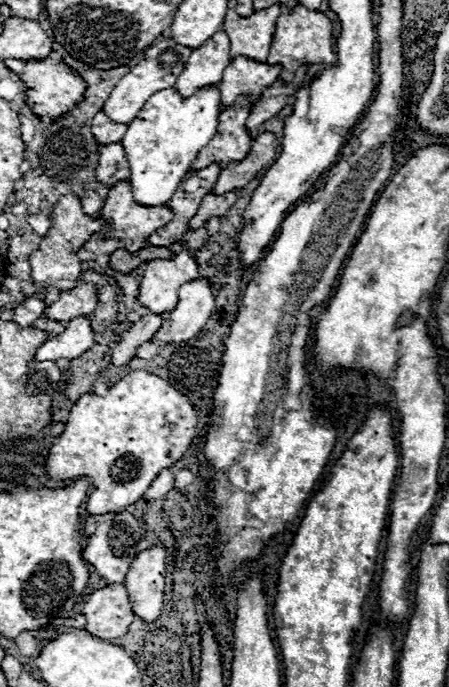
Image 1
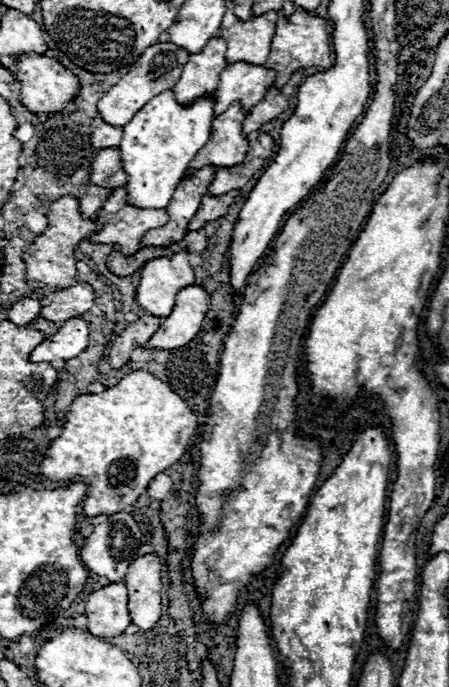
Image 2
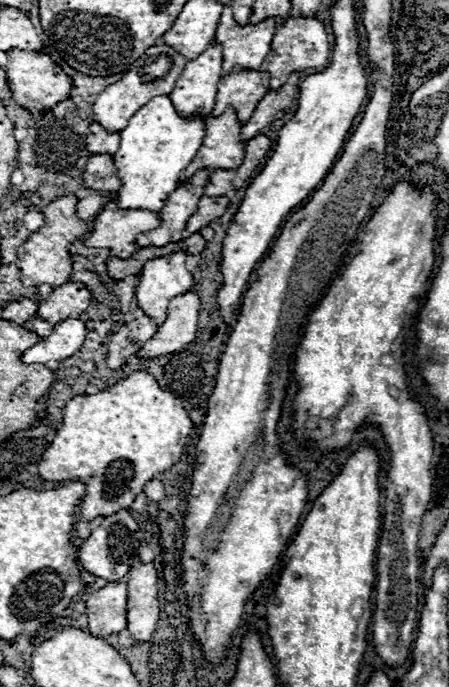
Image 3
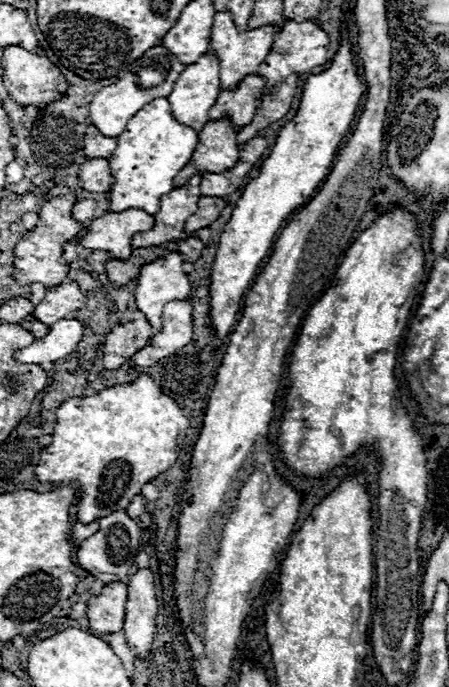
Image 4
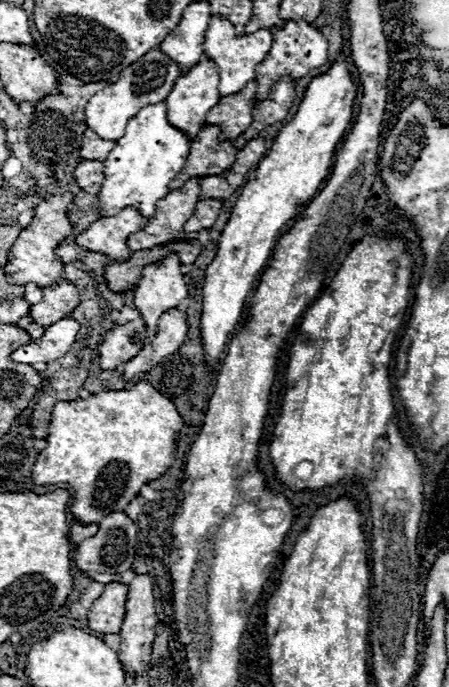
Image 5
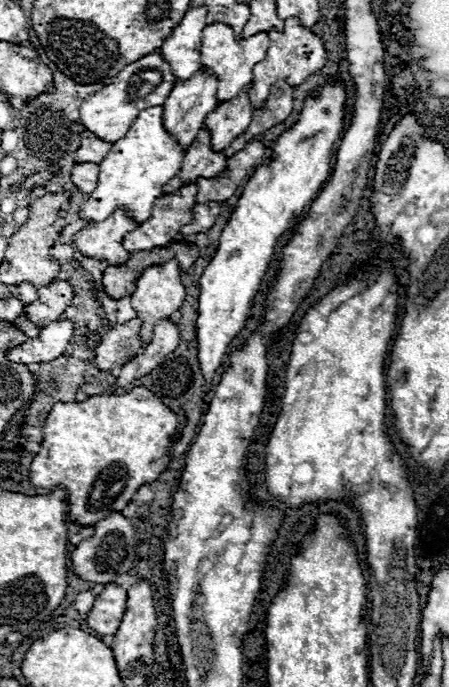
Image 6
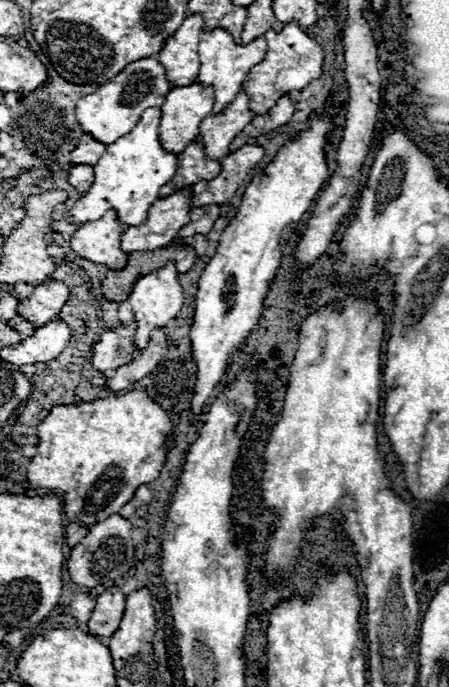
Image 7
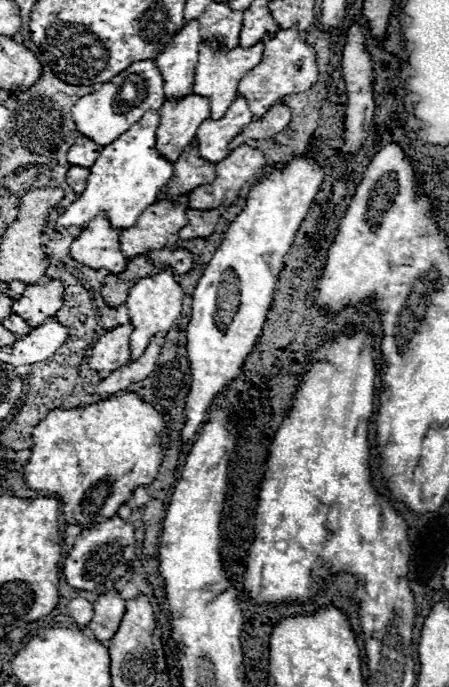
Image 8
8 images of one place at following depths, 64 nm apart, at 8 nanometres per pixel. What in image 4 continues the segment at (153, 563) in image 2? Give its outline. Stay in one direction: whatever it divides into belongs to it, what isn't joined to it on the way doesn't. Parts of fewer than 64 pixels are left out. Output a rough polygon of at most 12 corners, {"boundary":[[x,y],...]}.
{"boundary":[[148,568],[128,580],[124,632],[138,656],[152,648],[156,586]]}

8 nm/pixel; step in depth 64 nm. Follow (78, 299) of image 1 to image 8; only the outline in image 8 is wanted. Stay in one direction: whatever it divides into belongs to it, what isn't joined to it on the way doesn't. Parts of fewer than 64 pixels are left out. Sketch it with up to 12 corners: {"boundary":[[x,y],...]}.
{"boundary":[[62,282],[26,286],[12,312],[32,328],[62,308]]}

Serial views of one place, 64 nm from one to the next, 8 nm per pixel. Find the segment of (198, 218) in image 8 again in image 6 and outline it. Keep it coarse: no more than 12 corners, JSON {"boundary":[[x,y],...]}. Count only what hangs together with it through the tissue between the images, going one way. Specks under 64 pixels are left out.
{"boundary":[[218,202],[196,204],[182,234],[208,232],[220,214]]}

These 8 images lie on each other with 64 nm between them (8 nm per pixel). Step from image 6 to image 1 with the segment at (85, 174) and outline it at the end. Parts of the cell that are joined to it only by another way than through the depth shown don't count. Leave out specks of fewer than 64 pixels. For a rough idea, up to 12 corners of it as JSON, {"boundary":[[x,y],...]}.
{"boundary":[[122,142],[100,148],[96,176],[116,184],[130,176]]}

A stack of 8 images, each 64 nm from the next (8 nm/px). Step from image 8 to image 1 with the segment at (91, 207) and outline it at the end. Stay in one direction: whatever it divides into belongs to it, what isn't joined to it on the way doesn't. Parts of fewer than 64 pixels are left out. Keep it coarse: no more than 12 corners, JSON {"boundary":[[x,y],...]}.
{"boundary":[[220,84],[150,96],[122,138],[140,204],[170,202],[216,134]]}

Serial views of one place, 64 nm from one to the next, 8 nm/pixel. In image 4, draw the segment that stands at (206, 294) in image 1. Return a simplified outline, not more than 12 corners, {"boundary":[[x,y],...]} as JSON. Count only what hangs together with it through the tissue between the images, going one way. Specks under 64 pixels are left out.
{"boundary":[[190,300],[164,308],[162,330],[132,356],[152,366],[192,340]]}

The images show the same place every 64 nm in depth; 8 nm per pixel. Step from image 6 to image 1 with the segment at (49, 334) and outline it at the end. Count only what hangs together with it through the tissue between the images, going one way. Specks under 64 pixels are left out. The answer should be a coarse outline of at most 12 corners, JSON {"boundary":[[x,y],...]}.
{"boundary":[[80,316],[50,336],[36,360],[74,360],[94,346],[96,334]]}

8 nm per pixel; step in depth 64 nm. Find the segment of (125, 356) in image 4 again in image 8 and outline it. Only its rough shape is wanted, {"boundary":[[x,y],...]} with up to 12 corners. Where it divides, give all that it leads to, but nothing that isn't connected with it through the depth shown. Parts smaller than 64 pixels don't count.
{"boundary":[[132,324],[100,336],[90,368],[114,372],[130,362]]}

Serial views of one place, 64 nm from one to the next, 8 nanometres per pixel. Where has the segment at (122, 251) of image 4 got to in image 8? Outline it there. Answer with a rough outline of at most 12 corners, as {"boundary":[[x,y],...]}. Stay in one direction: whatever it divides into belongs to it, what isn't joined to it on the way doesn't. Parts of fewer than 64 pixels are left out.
{"boundary":[[92,220],[70,256],[90,268],[124,272],[120,228]]}

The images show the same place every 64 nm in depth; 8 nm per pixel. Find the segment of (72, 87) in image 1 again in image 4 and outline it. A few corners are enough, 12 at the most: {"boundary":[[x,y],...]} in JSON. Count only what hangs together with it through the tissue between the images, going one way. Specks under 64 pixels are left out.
{"boundary":[[4,48],[4,88],[22,106],[60,100],[68,82],[46,56]]}

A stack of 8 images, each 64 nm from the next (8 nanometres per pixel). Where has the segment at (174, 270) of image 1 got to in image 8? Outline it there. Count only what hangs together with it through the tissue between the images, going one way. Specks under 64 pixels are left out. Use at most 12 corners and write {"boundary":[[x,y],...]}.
{"boundary":[[174,270],[140,278],[126,300],[132,360],[182,312]]}

